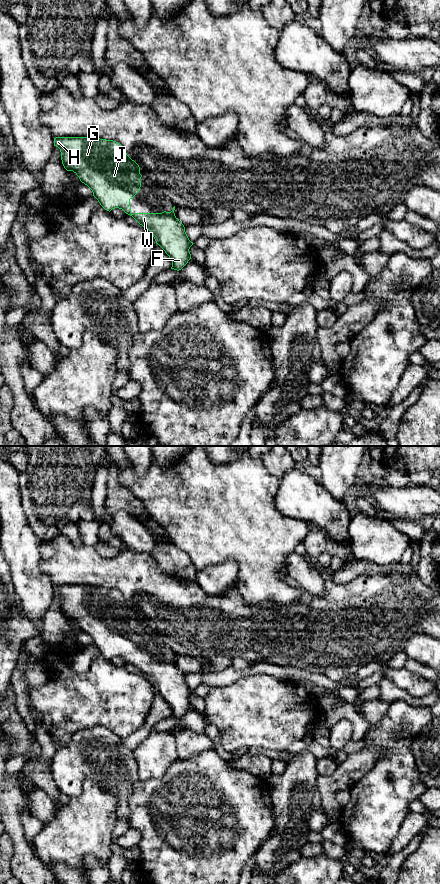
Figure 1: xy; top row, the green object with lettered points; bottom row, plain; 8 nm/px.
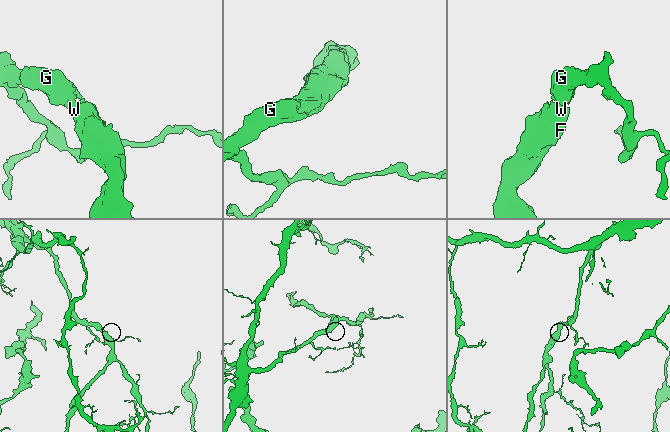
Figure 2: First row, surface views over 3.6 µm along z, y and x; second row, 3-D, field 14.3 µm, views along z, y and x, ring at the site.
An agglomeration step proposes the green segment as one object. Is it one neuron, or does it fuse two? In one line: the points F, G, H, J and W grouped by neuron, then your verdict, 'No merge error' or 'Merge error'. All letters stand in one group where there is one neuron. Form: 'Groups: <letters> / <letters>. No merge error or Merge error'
Groups: F G H J W. No merge error

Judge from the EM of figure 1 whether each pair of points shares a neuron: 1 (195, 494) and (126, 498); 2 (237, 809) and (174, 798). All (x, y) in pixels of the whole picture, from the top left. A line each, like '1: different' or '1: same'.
1: different
2: same

